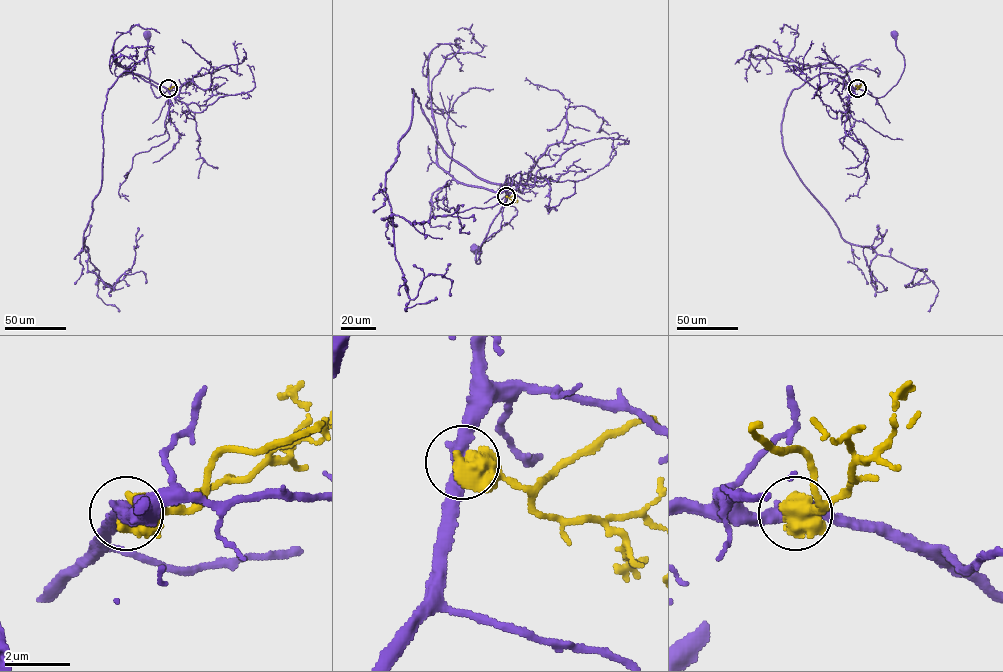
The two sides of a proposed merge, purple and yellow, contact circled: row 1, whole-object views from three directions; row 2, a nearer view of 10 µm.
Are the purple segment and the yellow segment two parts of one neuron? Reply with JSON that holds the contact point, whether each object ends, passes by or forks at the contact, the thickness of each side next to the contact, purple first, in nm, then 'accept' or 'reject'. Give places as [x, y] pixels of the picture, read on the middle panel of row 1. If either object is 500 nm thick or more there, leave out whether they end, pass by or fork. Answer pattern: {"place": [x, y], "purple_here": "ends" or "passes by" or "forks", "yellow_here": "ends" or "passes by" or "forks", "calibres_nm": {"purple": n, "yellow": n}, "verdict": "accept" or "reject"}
{"place": [506, 196], "calibres_nm": {"purple": 440, "yellow": 600}, "verdict": "reject"}

